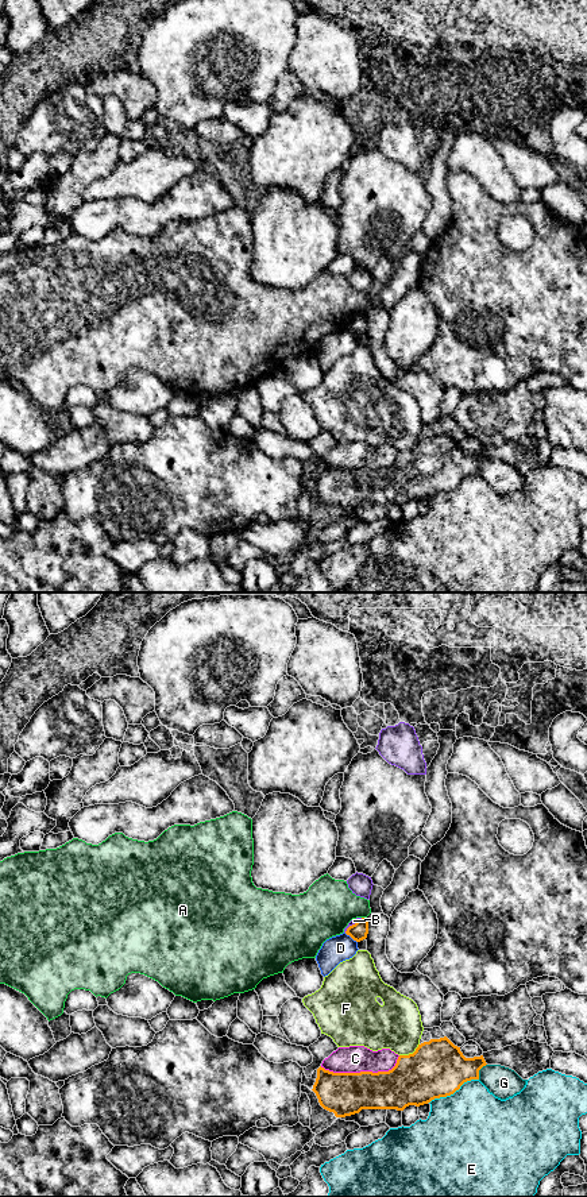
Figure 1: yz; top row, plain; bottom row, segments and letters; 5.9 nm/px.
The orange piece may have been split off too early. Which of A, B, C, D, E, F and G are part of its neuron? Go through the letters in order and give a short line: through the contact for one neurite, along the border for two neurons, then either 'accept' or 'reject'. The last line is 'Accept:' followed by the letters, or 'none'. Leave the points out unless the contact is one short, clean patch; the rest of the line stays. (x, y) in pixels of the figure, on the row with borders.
A: reject
B: line yz (362, 918), (344, 931); reject
C: reject
D: line yz (344, 933), (356, 942); reject
E: reject
F: reject
G: reject
Accept: none

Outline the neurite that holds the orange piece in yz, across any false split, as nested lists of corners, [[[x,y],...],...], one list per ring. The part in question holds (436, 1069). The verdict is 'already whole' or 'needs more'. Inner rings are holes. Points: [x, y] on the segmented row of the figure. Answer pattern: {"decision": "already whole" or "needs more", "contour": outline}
{"decision": "already whole", "contour": [[[444,1036],[418,1045],[413,1054],[399,1055],[389,1071],[333,1073],[320,1066],[312,1090],[320,1105],[336,1117],[351,1116],[362,1109],[403,1111],[409,1105],[420,1107],[453,1094],[464,1082],[479,1080],[479,1070],[486,1065],[483,1055],[466,1058],[460,1047]]]}

